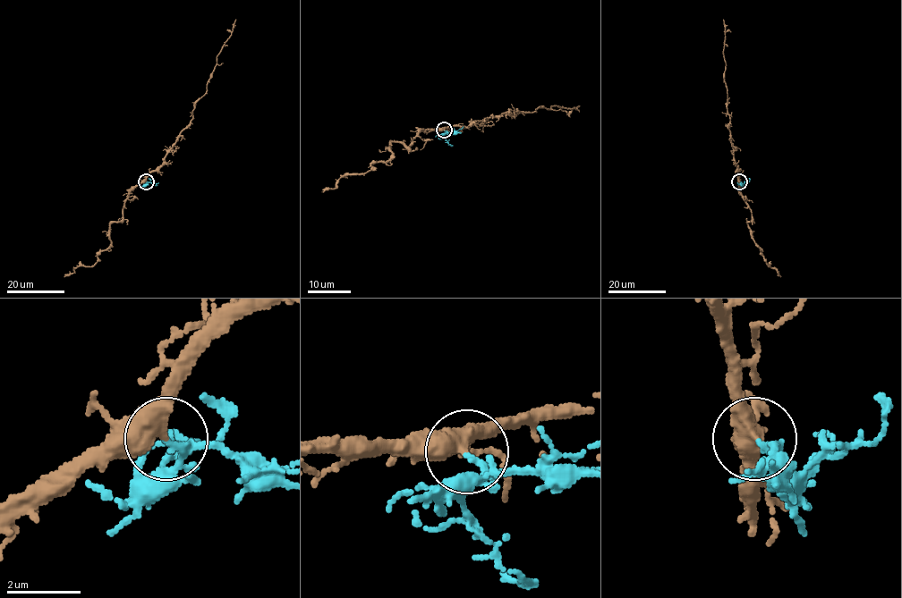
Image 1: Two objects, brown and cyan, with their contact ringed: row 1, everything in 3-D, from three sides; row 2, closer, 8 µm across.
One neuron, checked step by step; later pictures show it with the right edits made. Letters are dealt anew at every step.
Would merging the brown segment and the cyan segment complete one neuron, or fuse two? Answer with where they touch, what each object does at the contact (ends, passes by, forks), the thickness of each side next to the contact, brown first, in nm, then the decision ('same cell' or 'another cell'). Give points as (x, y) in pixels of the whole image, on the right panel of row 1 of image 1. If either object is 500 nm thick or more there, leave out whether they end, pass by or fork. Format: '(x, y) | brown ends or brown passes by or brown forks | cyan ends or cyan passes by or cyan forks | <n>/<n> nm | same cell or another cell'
(739, 181) | brown passes by | cyan forks | 400/100 nm | same cell

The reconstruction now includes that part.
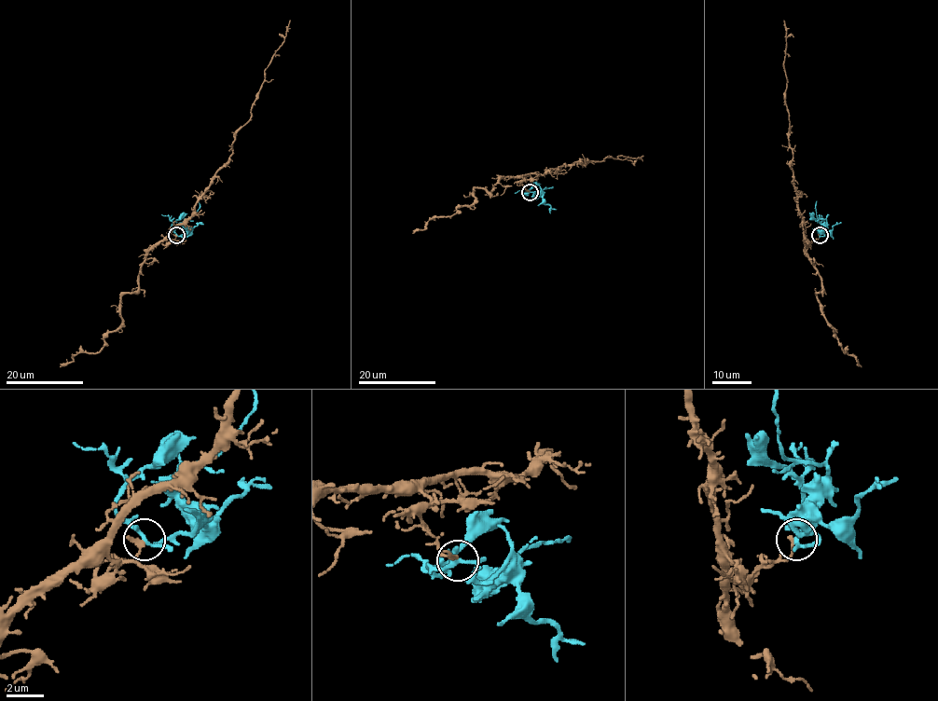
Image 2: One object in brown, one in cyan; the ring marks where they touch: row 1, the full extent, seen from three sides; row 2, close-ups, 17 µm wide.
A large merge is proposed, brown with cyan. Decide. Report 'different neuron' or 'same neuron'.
different neuron

